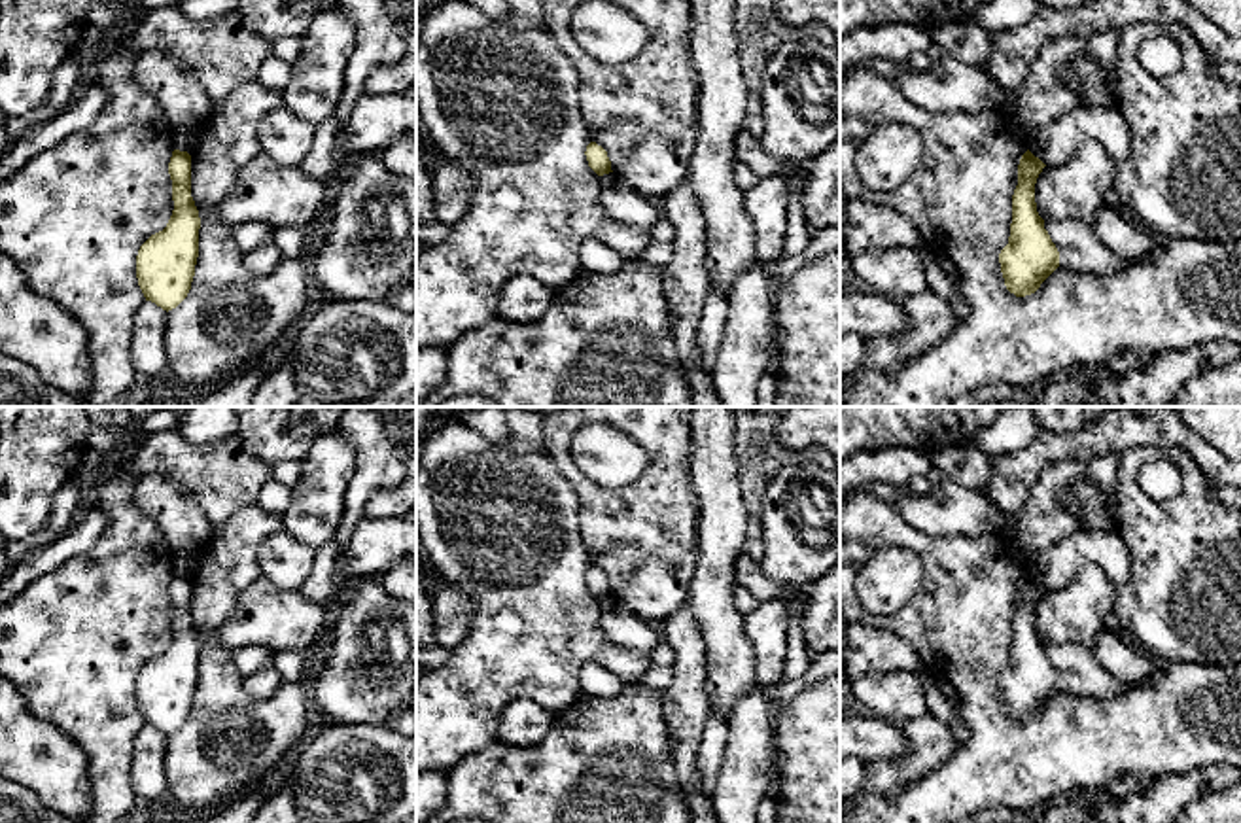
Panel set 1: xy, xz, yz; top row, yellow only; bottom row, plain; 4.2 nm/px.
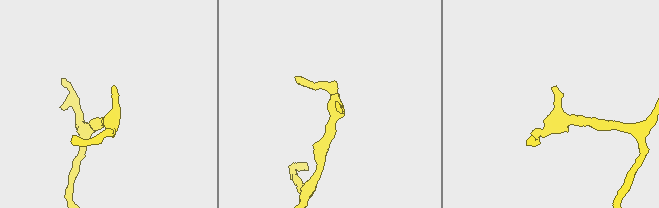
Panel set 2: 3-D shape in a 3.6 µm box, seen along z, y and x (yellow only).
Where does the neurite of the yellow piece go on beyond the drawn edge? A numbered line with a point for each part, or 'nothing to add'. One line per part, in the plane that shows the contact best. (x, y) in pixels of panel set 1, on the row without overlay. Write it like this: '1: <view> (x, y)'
nothing to add

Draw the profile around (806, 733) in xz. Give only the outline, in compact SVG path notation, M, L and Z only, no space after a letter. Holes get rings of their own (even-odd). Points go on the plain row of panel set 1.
M840 677L802 691L774 715L772 798L776 823L840 823Z

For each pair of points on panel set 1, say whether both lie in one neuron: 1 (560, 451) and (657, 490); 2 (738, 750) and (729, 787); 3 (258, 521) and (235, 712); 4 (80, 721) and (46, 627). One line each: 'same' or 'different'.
1: same
2: same
3: same
4: same

